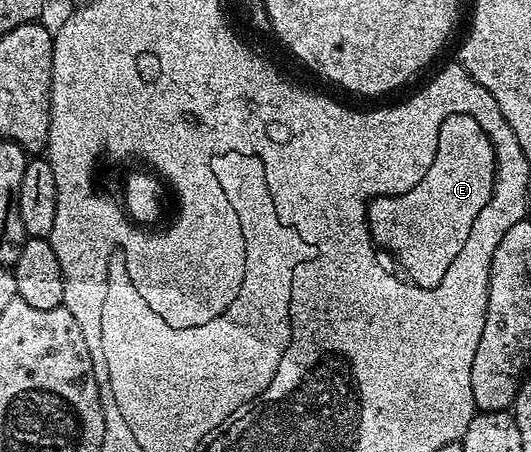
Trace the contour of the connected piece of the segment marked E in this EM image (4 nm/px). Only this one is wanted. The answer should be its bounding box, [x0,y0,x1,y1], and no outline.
[373,110,494,288]

